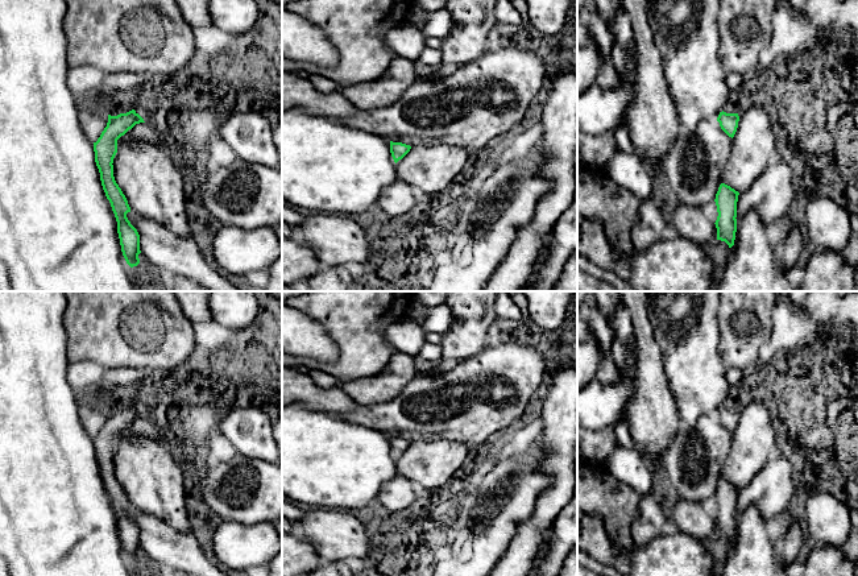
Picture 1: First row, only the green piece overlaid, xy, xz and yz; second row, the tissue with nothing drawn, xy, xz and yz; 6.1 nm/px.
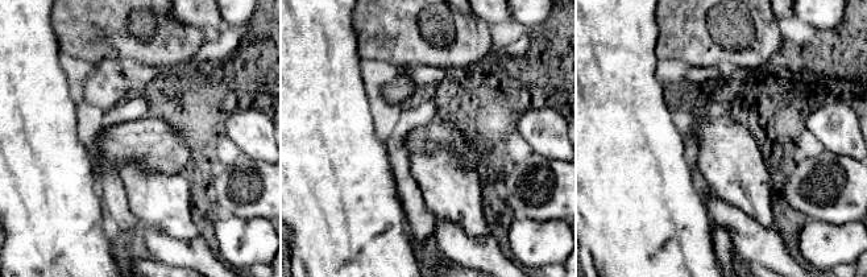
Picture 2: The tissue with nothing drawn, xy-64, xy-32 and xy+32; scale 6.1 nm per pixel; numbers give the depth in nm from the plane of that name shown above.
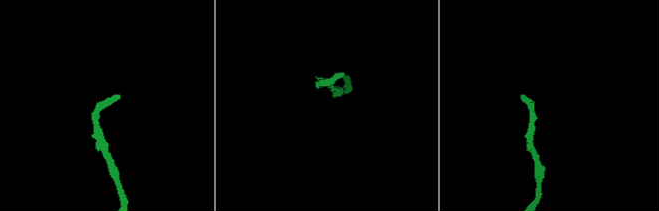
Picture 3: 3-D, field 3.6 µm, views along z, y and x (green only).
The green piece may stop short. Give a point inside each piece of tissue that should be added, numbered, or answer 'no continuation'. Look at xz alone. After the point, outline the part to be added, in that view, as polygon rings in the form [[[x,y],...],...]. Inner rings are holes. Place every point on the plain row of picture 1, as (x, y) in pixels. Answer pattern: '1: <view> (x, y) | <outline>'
no continuation

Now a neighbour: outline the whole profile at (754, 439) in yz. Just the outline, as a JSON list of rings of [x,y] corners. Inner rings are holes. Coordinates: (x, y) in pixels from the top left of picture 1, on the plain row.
[[[758,395],[742,401],[730,452],[721,478],[738,488],[749,484],[776,451],[776,432],[768,407]]]

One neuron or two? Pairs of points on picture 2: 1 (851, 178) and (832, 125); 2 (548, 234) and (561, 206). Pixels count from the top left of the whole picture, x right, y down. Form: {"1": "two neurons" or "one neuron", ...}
{"1": "two neurons", "2": "two neurons"}

